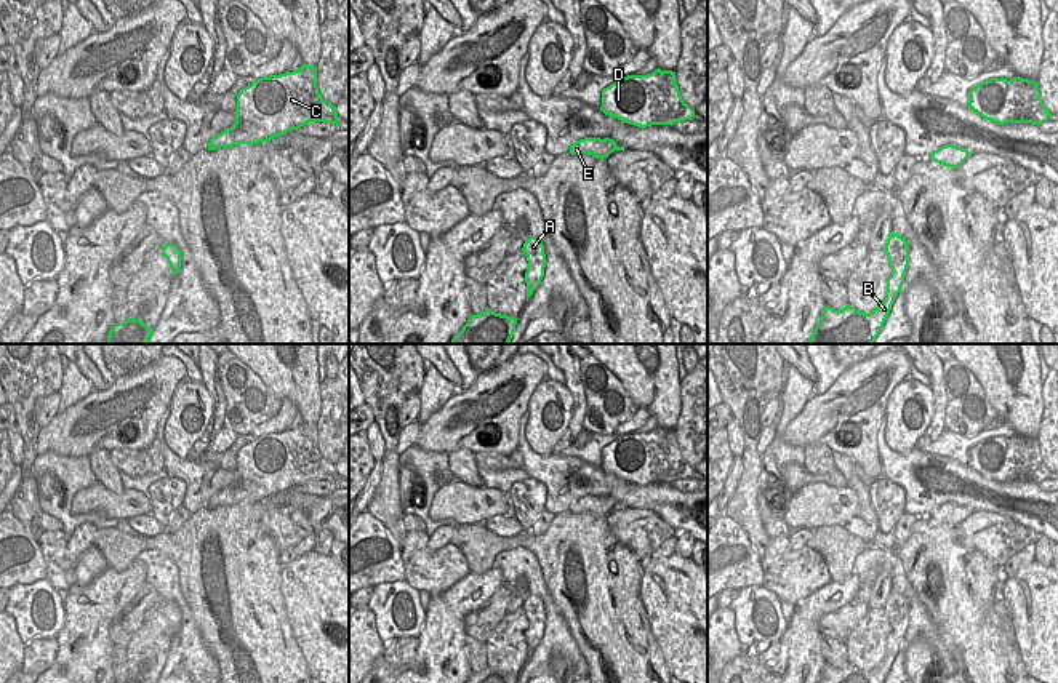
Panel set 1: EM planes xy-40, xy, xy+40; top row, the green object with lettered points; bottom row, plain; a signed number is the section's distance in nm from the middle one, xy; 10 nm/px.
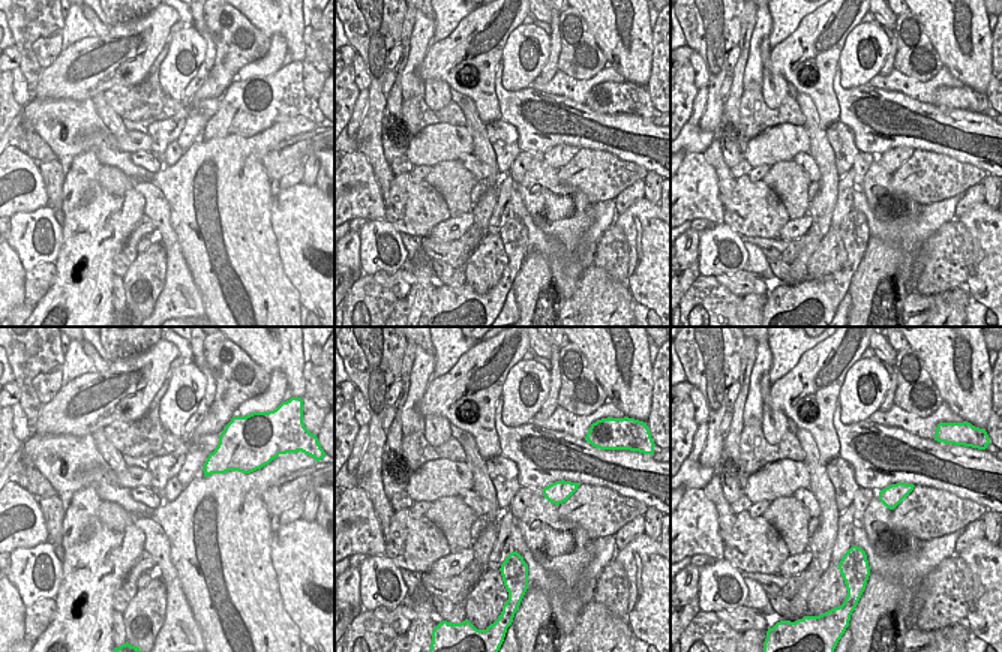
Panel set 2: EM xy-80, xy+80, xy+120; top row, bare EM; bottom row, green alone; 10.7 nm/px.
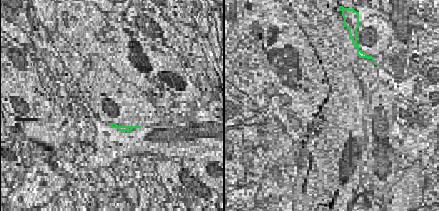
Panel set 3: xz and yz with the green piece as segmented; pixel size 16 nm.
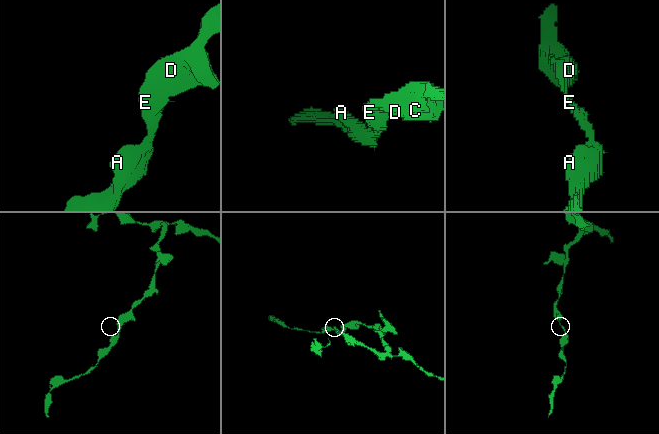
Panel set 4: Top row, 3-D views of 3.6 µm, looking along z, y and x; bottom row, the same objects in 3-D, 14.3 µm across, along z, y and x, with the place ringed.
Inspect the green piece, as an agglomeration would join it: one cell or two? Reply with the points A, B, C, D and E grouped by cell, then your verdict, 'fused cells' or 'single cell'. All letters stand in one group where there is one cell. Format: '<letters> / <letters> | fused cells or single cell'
A B C D E | single cell

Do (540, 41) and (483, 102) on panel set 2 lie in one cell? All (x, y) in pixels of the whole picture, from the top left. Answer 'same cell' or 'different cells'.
different cells

